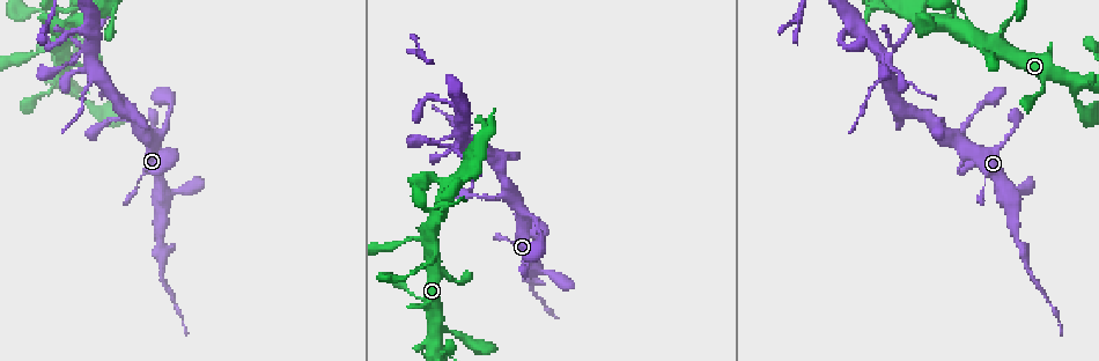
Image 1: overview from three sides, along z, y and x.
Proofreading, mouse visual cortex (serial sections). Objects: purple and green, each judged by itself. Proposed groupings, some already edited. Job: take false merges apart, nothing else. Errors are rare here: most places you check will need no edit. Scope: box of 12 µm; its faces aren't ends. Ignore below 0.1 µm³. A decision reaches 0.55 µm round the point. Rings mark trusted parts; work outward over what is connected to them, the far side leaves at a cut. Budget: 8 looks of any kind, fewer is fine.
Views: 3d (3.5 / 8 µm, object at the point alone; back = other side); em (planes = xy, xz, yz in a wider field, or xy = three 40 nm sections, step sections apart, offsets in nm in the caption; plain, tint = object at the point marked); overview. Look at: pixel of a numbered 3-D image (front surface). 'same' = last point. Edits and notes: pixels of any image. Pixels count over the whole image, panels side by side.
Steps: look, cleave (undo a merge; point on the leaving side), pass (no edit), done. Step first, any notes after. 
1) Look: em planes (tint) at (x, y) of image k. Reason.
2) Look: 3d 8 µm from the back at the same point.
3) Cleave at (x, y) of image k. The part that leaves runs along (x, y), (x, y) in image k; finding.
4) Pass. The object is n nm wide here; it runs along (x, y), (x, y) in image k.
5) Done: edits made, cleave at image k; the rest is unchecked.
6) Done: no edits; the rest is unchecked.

Look: 3d 3.5 µm from the back at (71, 88) of image 1. Side arm on a straight run.

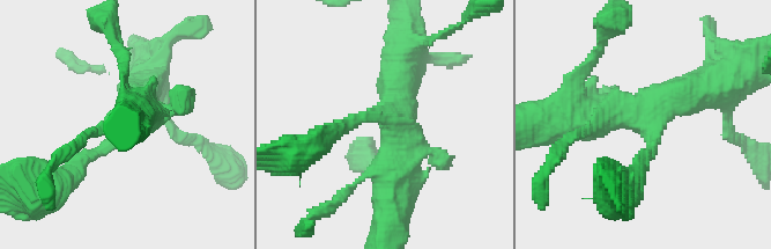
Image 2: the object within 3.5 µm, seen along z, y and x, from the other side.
Look: em xy step 5 (tint) at (654, 125) of image 2. Need the tissue.

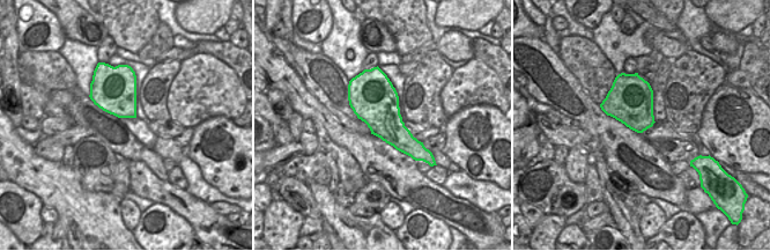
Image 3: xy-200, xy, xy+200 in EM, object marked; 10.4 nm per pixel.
Pass. It runs along (406, 52), (391, 192) in image 2; all the same cell.

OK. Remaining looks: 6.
Look: em planes (tint) at (88, 63) of image 1. Sharp bend.

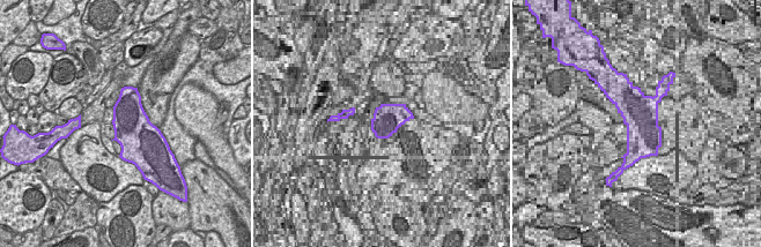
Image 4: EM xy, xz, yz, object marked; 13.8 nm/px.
Look: 3d 3.5 µm at the same point.

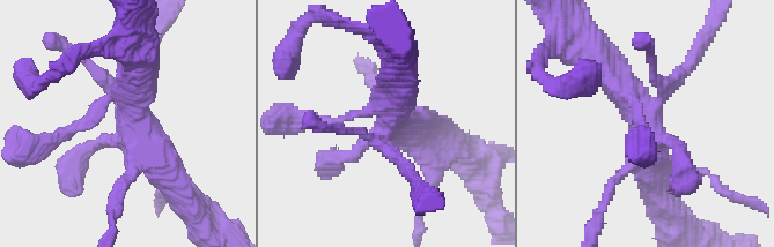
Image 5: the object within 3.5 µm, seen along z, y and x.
Cleave at (356, 131) of image 5. The part that leaves runs along (384, 143), (419, 184), (422, 199) in image 5; two cells meet here.

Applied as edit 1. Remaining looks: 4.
Look: 3d 3.5 µm at (430, 245) of image 1. Four or more arms meet.

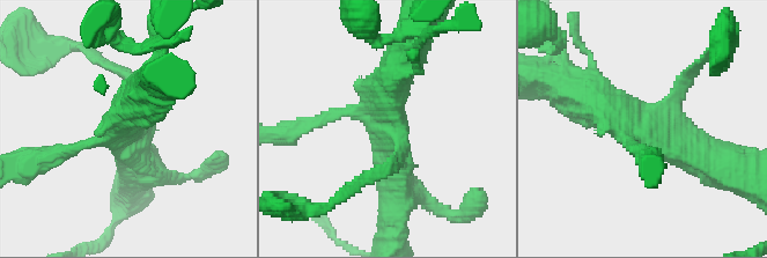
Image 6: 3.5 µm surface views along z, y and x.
Look: em planes (tint) at (645, 128) of image 6. 4 arms meet here; the arms are 150, 150, 400, 500 nm wide.

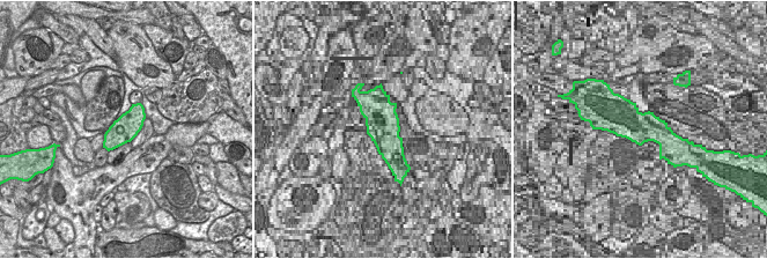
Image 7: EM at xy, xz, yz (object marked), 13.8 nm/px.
Pass. The object is 360 nm wide here; it runs along (710, 162), (583, 95) in image 6; all the same cell.

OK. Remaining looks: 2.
Done: edits made, cleave at image 5; the rest is unchecked.

